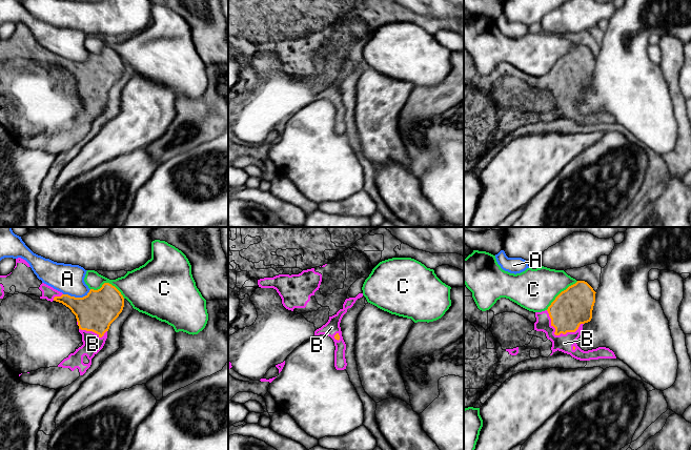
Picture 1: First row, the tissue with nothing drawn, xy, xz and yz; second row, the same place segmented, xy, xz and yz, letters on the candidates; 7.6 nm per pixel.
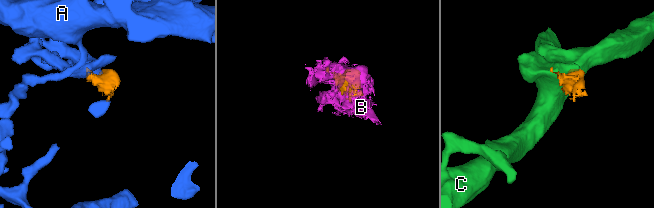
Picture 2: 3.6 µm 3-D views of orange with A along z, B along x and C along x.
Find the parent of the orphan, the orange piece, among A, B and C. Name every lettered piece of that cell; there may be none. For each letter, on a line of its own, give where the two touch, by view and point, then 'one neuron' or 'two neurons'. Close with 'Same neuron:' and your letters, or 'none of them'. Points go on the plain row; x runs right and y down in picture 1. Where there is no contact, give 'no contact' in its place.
A: meets orange in xy at (77, 62); two neurons
B: meets orange in yz at (557, 99); one neuron
C: meets orange in xy at (108, 47); two neurons
Same neuron: B

